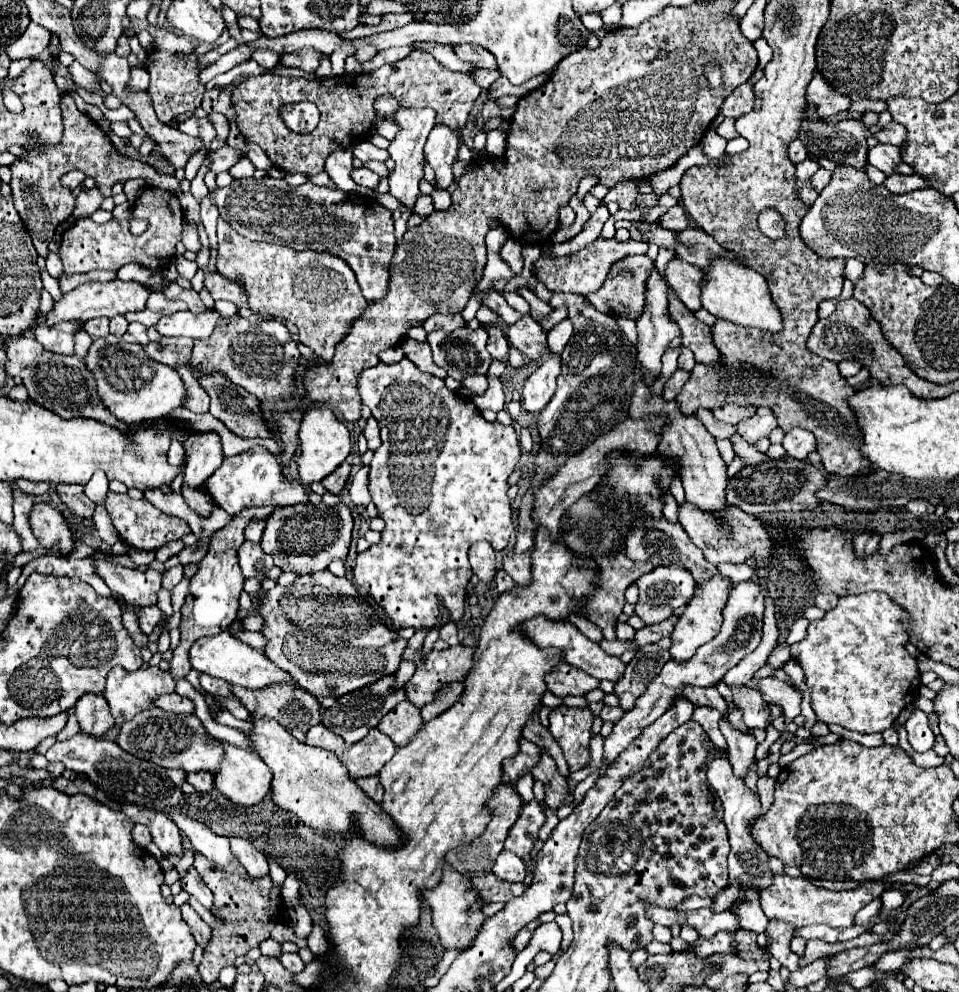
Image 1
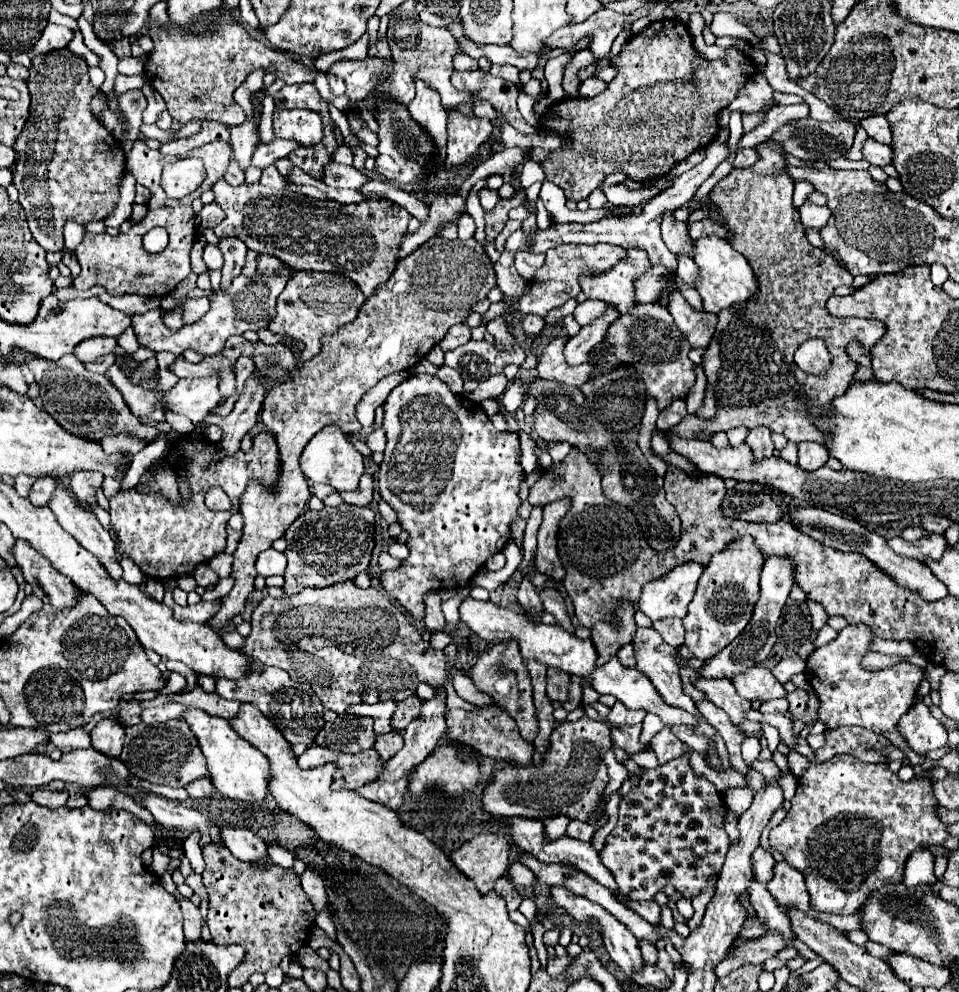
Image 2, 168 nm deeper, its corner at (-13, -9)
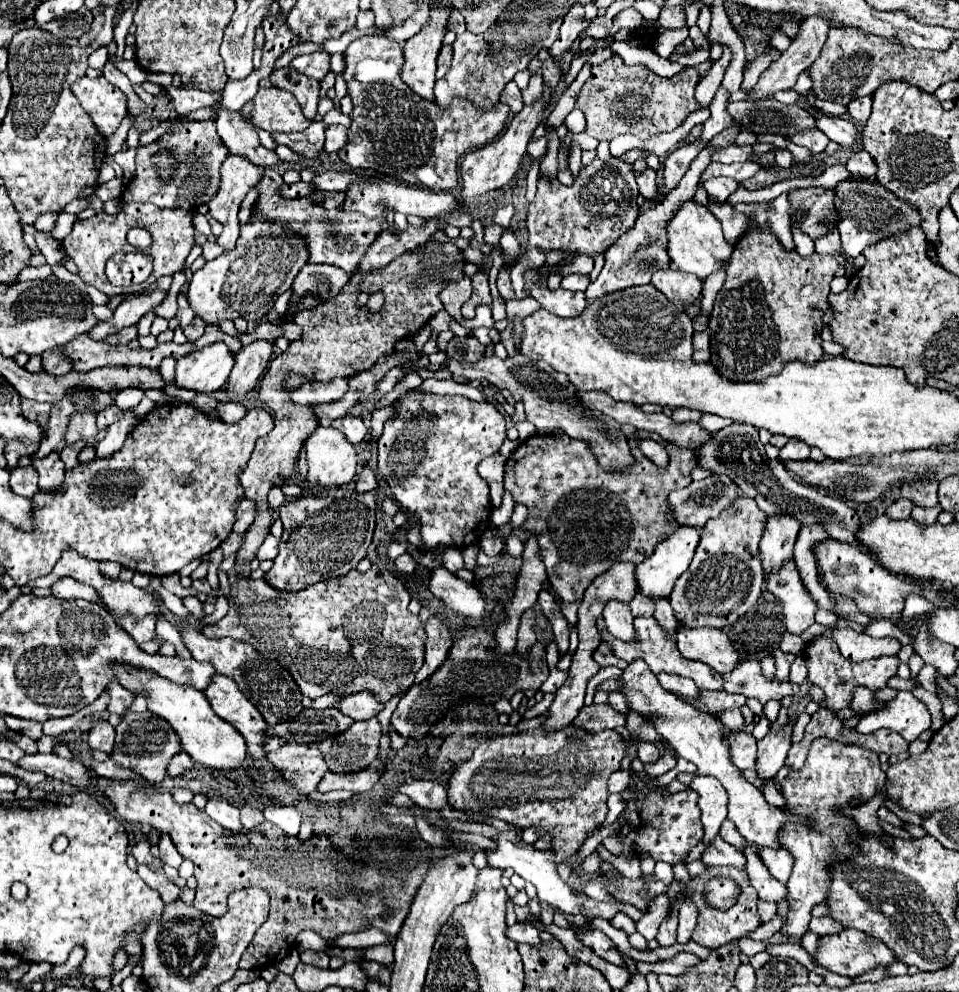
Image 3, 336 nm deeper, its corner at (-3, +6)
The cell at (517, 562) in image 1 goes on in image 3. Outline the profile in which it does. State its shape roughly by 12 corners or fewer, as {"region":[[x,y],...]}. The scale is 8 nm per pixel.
{"region":[[559,611],[551,613],[553,639],[559,653],[569,649],[569,623]]}

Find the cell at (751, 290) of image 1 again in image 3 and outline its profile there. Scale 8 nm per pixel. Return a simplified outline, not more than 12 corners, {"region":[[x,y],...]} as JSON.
{"region":[[687,201],[667,227],[673,267],[705,281],[733,253],[707,207]]}

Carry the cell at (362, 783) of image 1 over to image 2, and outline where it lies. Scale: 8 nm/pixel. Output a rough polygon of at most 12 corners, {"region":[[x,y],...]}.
{"region":[[443,686],[407,726],[403,746],[359,796],[399,810],[413,768],[447,730]]}

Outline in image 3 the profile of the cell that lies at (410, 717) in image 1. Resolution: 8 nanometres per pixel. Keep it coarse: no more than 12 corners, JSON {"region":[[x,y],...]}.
{"region":[[375,717],[317,743],[329,771],[353,773],[377,757]]}

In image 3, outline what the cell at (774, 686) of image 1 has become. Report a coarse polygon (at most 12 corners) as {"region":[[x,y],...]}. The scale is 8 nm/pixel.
{"region":[[681,627],[679,651],[721,675],[745,655],[721,629]]}

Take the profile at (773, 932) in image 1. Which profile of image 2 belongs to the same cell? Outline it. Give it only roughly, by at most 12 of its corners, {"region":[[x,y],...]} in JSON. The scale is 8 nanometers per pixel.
{"region":[[751,880],[747,892],[767,932],[795,940],[787,914],[763,884]]}

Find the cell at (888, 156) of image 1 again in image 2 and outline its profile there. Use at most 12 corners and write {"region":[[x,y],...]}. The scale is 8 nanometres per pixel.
{"region":[[867,138],[861,152],[873,166],[891,164],[891,146]]}

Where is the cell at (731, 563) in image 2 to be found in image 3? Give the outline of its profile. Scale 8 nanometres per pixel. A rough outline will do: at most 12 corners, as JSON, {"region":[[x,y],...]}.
{"region":[[749,497],[707,521],[669,603],[725,629],[763,587],[767,515]]}

